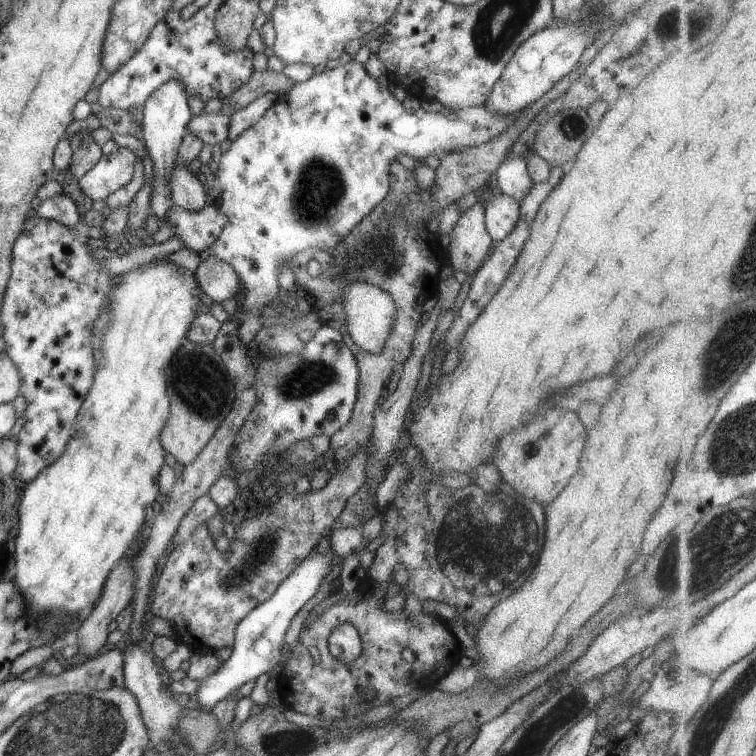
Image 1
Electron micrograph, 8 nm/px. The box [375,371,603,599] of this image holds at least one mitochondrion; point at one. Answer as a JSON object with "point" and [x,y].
{"point":[486,541]}

